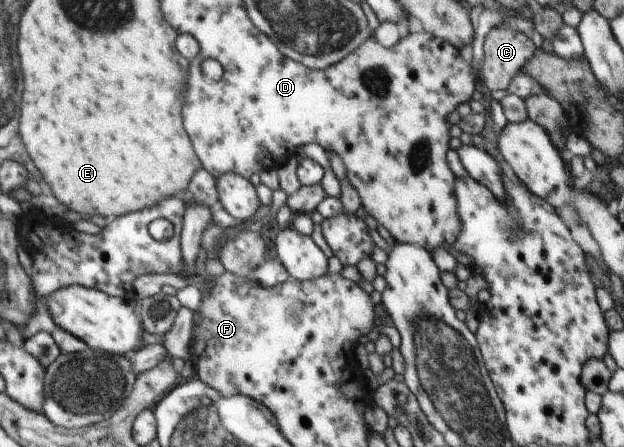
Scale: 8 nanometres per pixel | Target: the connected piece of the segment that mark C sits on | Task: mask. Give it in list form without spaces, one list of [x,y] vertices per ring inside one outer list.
[[[502,25],[488,33],[484,61],[479,77],[495,95],[505,94],[512,78],[520,72],[537,50],[526,34]]]

